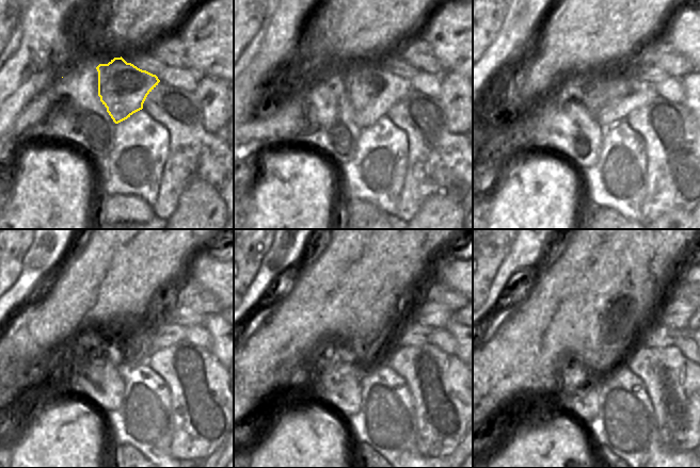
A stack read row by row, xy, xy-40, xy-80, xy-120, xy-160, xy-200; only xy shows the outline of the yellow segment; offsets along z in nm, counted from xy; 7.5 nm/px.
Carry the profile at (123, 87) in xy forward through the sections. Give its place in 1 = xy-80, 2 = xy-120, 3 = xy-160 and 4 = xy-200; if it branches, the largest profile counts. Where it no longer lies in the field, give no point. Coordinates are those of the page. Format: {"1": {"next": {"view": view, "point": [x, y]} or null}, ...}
{"1": {"next": {"view": "xy-80", "point": [610, 93]}}, "2": {"next": {"view": "xy-120", "point": [133, 339]}}, "3": {"next": {"view": "xy-160", "point": [406, 334]}}, "4": {"next": {"view": "xy-200", "point": [653, 335]}}}

